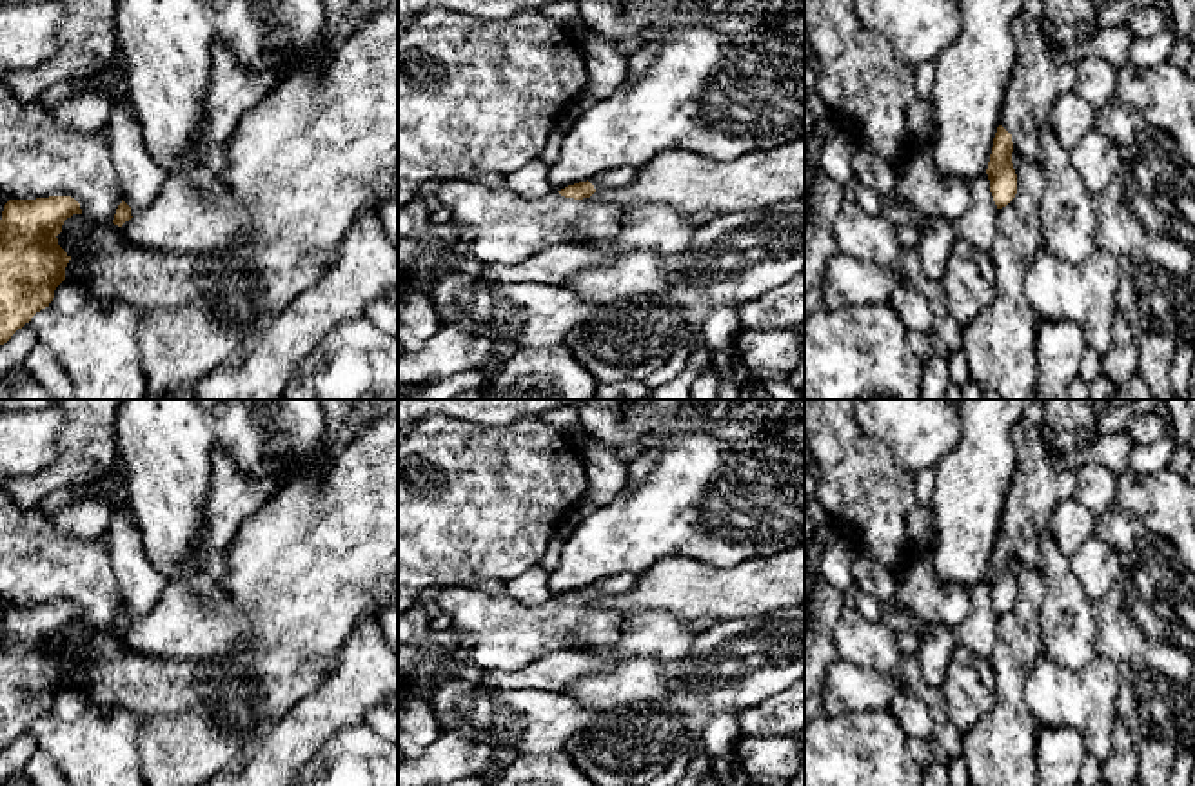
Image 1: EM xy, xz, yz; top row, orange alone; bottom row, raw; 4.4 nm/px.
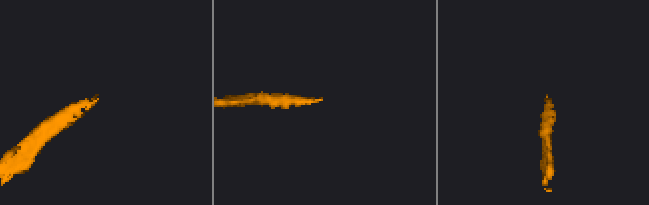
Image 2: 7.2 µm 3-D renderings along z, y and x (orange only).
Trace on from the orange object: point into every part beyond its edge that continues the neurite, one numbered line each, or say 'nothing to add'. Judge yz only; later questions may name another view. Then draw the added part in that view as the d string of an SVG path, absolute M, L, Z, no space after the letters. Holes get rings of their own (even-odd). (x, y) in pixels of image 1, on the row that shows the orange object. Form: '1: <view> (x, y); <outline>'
1: yz (1037, 78); M1019 15L1015 29L1015 67L999 125L1012 134L1015 152L1042 163L1041 138L1053 131L1053 100L1075 89L1077 69L1070 62L1053 60L1055 45L1044 34L1042 24Z

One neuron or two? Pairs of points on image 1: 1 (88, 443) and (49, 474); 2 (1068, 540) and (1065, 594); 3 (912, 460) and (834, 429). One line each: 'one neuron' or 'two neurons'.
1: one neuron
2: two neurons
3: two neurons

